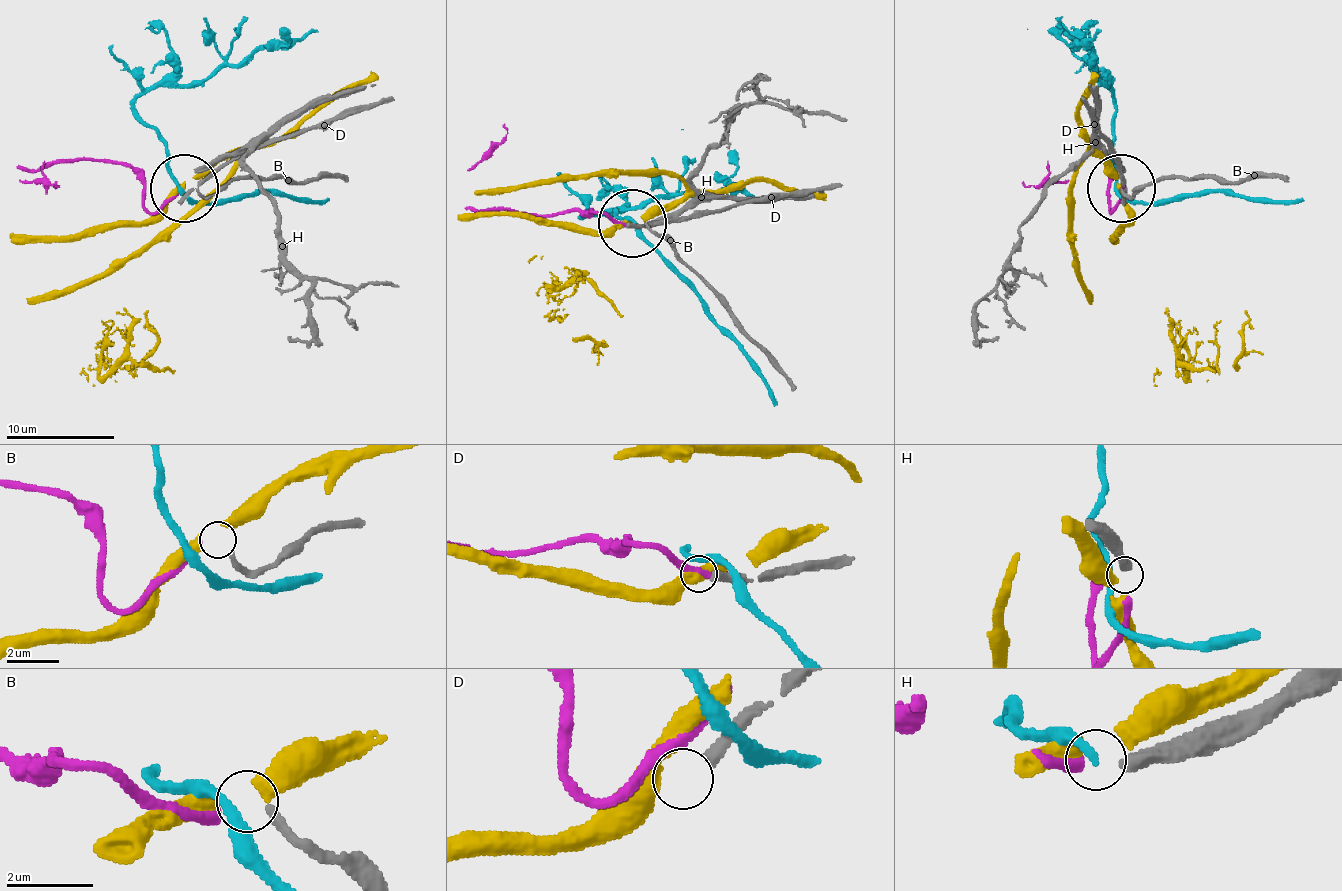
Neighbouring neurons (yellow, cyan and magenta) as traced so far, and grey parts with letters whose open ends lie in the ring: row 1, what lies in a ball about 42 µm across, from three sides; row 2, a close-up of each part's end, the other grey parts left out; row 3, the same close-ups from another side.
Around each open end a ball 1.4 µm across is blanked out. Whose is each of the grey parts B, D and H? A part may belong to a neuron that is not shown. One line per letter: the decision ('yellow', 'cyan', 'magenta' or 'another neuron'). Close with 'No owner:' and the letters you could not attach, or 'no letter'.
B: magenta
D: another neuron
H: another neuron
No owner: D, H

